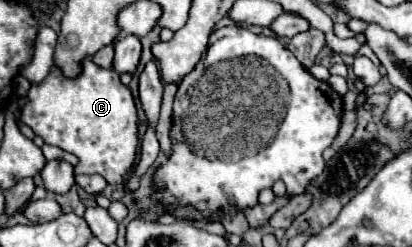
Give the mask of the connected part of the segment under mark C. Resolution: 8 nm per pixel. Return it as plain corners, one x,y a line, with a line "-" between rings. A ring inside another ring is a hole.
85,60
83,74
69,80
63,78
59,68
53,68
41,84
31,84
27,96
29,104
21,112
21,122
47,144
75,154
79,158
75,174
99,174
113,186
125,182
125,176
137,164
139,126
133,94
121,84
115,70
103,70
93,60

